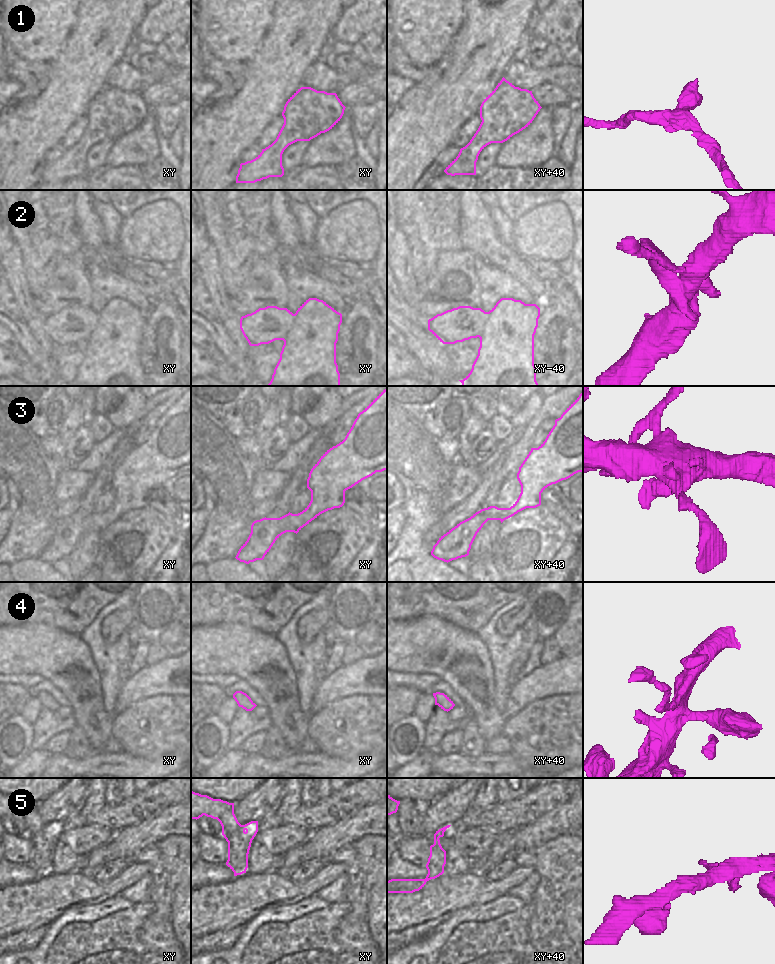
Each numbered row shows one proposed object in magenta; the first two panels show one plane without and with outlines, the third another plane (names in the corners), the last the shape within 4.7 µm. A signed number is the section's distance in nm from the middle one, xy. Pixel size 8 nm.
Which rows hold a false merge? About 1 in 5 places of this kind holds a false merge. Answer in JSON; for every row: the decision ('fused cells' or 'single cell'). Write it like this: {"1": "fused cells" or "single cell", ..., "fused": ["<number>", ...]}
{"1": "single cell", "2": "single cell", "3": "single cell", "4": "single cell", "5": "single cell", "fused": []}

